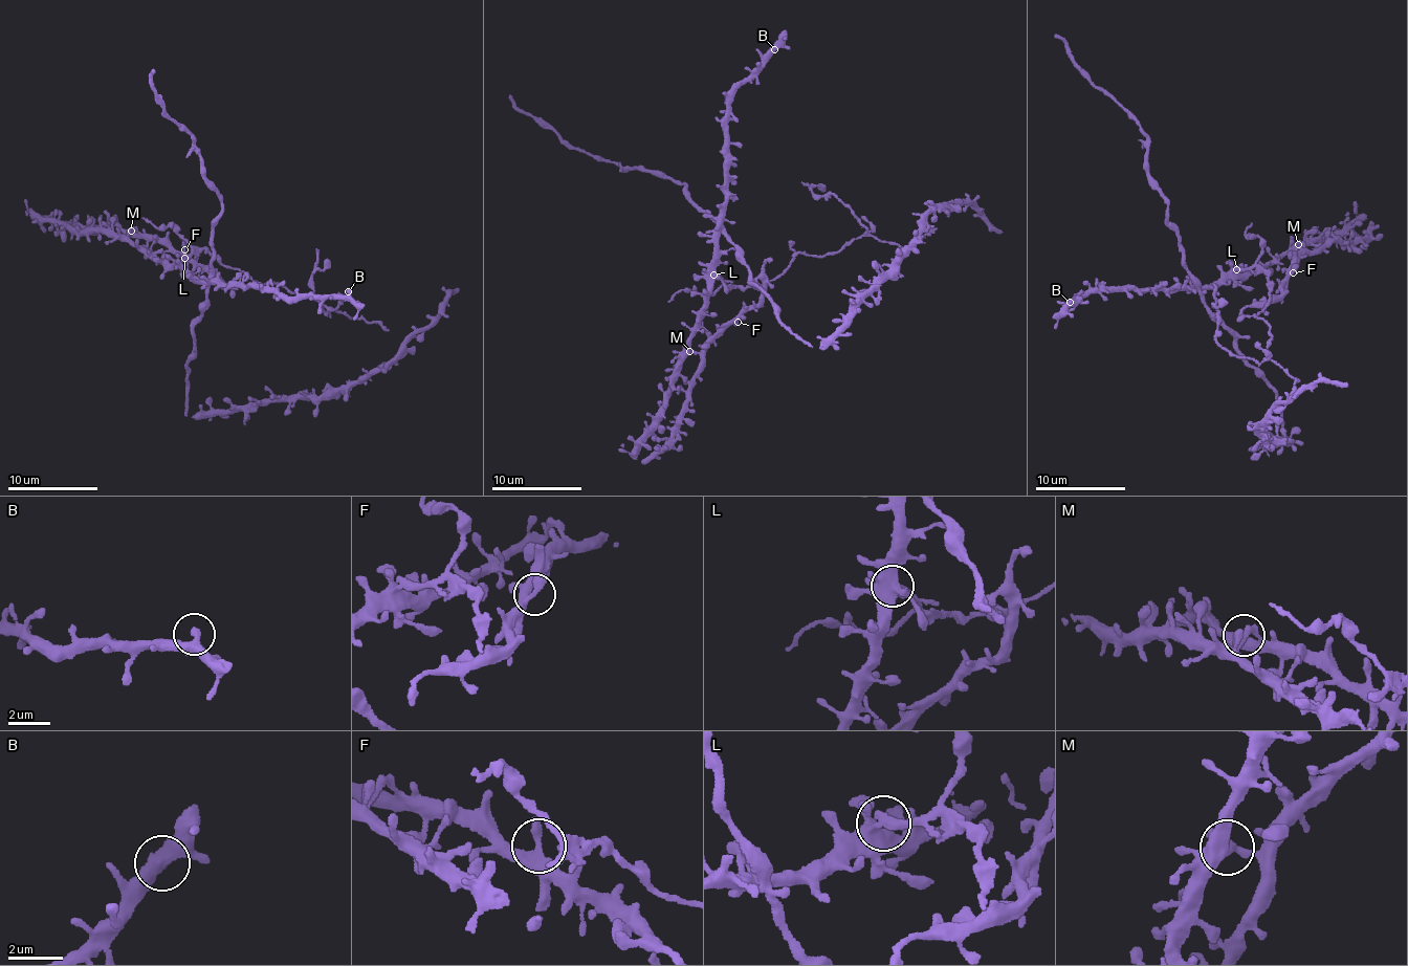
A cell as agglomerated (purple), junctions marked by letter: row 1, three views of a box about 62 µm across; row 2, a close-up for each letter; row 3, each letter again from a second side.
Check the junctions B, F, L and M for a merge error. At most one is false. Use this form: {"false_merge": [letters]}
{"false_merge": ["L"]}

